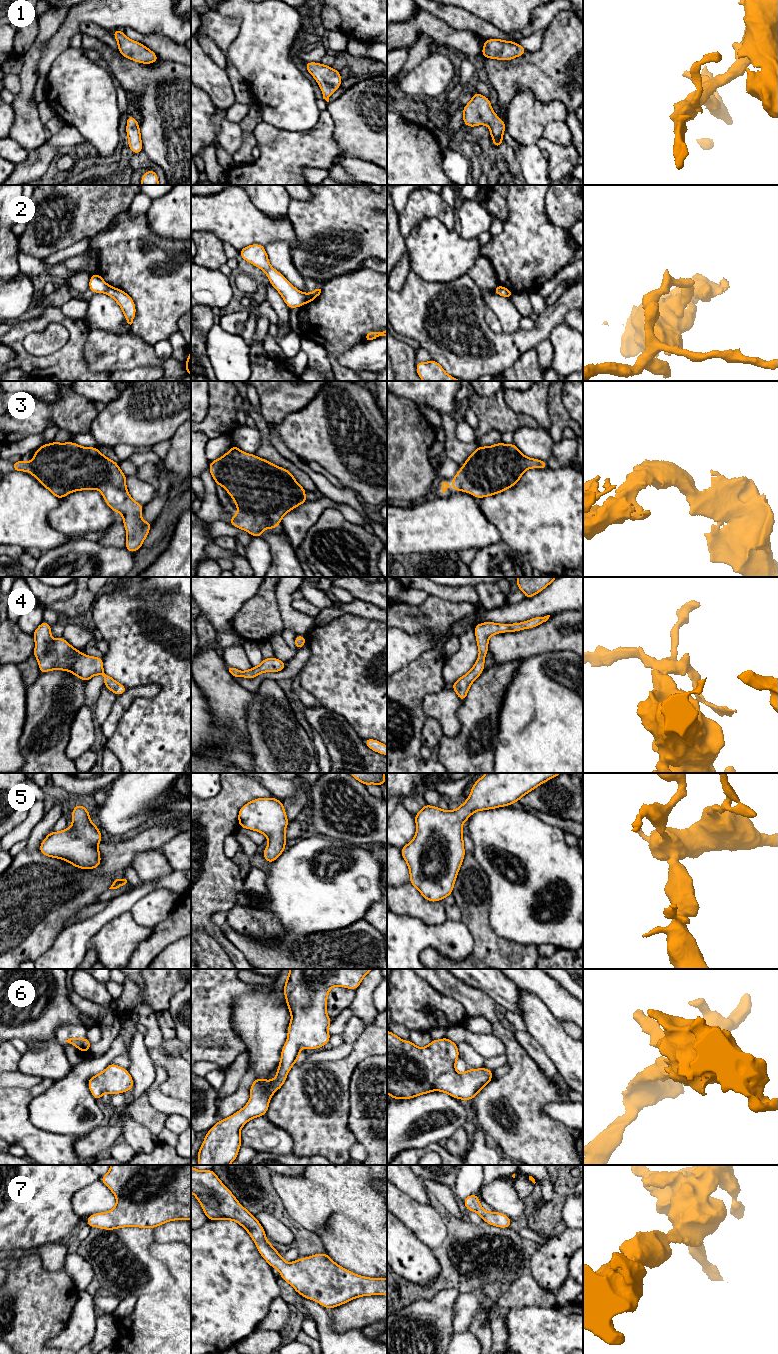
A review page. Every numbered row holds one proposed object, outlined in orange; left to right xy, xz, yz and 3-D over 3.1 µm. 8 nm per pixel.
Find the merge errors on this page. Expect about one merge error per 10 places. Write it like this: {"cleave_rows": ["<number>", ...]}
{"cleave_rows": ["2"]}

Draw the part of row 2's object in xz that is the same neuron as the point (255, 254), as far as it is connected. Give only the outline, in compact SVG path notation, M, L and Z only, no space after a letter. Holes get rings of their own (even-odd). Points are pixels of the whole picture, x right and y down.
M252 244L239 251L239 255L247 262L259 267L267 275L271 285L280 293L289 309L304 305L306 296L296 289L279 271L269 263L263 245Z

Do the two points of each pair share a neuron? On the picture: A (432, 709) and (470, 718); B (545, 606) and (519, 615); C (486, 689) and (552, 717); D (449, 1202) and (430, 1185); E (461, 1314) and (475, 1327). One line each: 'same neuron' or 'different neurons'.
A: different neurons
B: same neuron
C: different neurons
D: same neuron
E: different neurons

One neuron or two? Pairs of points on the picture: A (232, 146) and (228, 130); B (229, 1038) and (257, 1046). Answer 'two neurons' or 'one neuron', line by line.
A: one neuron
B: two neurons

